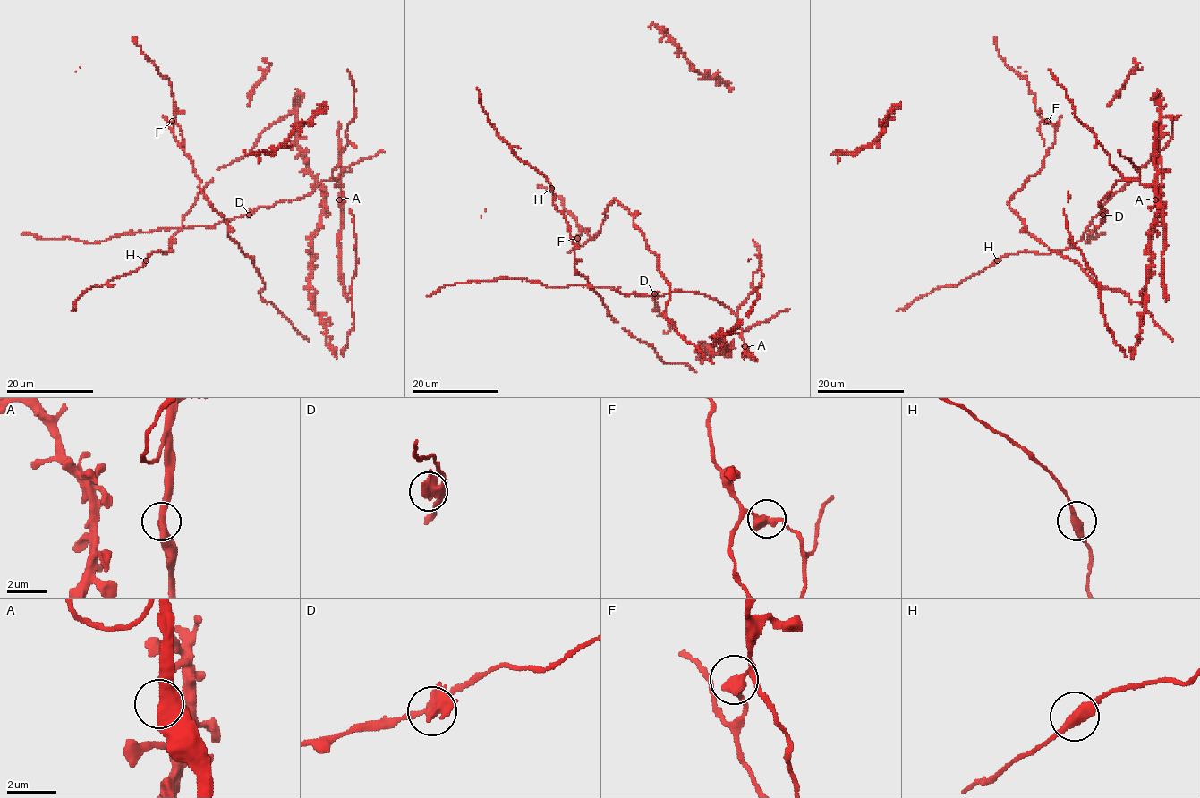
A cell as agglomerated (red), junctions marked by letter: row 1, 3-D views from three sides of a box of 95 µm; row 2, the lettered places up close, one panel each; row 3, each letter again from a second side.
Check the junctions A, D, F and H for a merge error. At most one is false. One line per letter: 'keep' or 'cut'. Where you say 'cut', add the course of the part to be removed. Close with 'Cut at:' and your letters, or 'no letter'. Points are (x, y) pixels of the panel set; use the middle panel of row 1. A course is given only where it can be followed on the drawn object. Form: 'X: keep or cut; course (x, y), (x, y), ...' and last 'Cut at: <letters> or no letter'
A: keep
D: keep
F: cut; course (577, 238), (581, 227), (564, 207), (564, 202), (560, 197), (538, 185)
H: keep
Cut at: F

